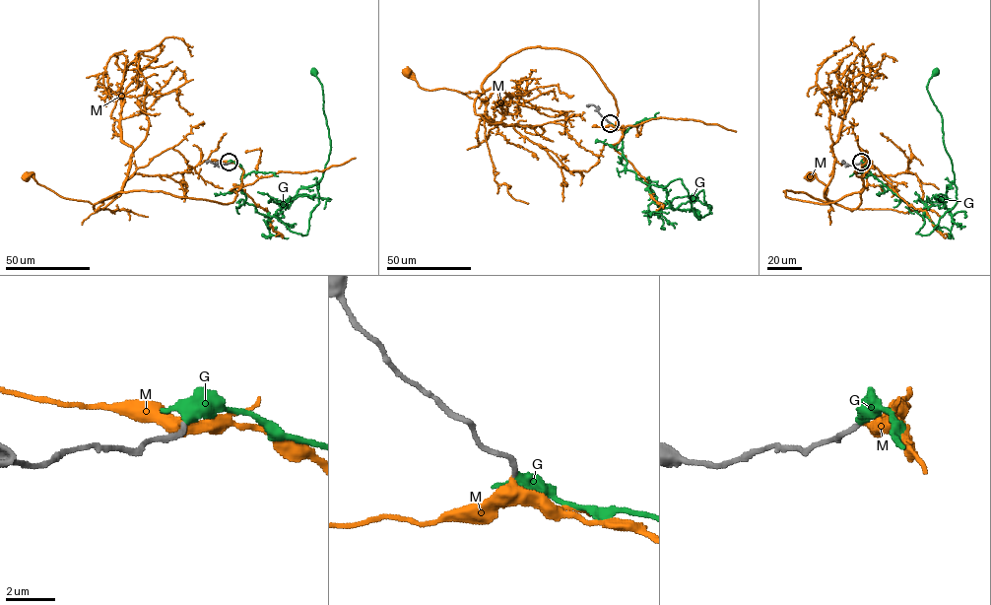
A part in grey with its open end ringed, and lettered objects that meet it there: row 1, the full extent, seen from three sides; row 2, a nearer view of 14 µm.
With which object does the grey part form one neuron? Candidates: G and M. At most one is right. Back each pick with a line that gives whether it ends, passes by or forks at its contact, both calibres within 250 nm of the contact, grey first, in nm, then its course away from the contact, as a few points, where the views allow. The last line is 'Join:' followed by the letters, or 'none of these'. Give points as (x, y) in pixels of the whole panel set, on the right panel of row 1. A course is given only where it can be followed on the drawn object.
M: it passes by; calibres 220 and 400 nm; course (861, 163), (867, 170), (861, 192), (823, 204), (784, 191), (836, 204), (809, 175)
Join: M

